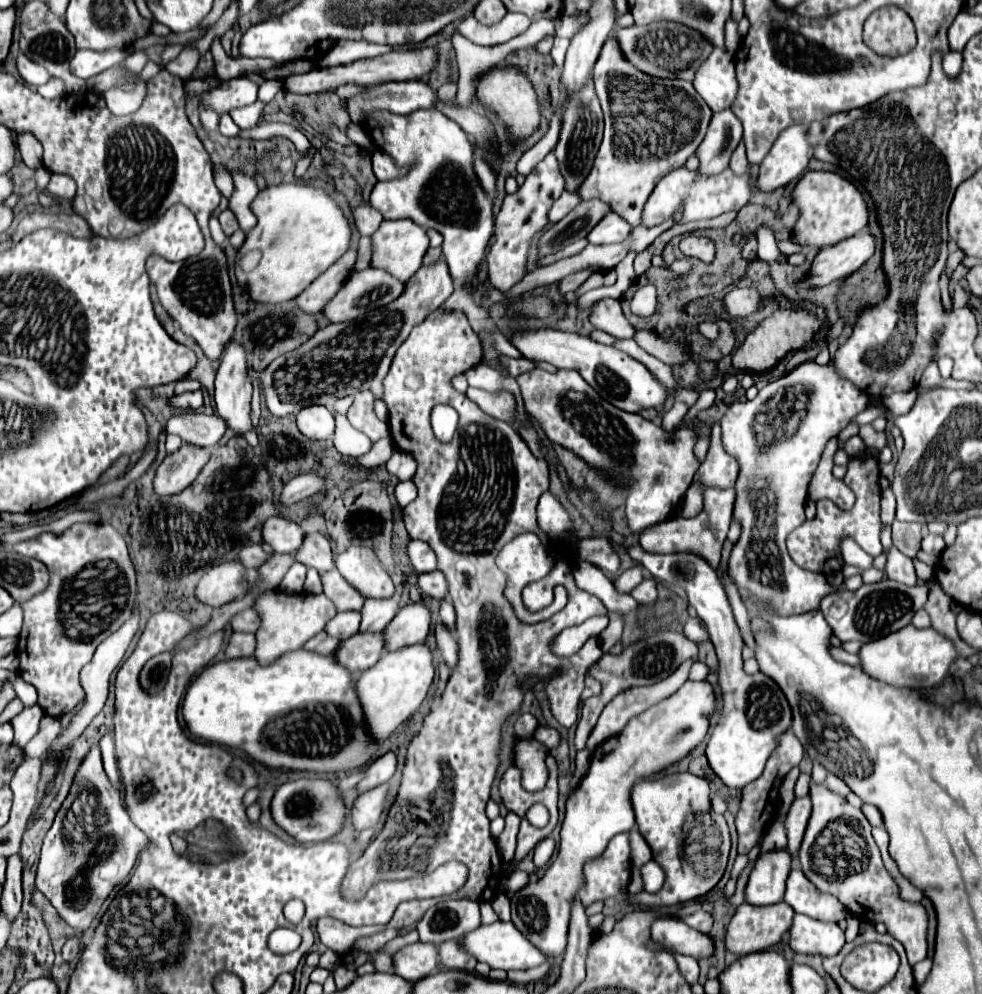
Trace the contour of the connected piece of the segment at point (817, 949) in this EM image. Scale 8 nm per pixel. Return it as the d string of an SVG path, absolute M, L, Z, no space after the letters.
M794 915L788 931L788 945L796 953L830 957L844 947L844 931L836 923L816 921L806 915Z

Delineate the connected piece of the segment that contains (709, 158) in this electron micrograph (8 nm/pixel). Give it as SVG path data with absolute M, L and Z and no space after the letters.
M730 109L714 113L708 125L708 133L696 151L696 157L700 161L698 173L702 175L722 173L722 169L728 167L730 155L740 141L742 141L740 119Z

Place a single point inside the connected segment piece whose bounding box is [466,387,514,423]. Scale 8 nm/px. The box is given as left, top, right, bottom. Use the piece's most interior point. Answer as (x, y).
(500, 405)

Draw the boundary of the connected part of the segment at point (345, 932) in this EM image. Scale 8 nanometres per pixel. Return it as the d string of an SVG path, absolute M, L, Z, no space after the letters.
M322 917L318 919L318 937L320 941L330 947L332 951L336 951L338 955L346 955L354 941L362 935L374 935L378 933L378 927L372 925L372 927L352 927L352 925L346 925L342 921L336 921L336 919L328 919Z

